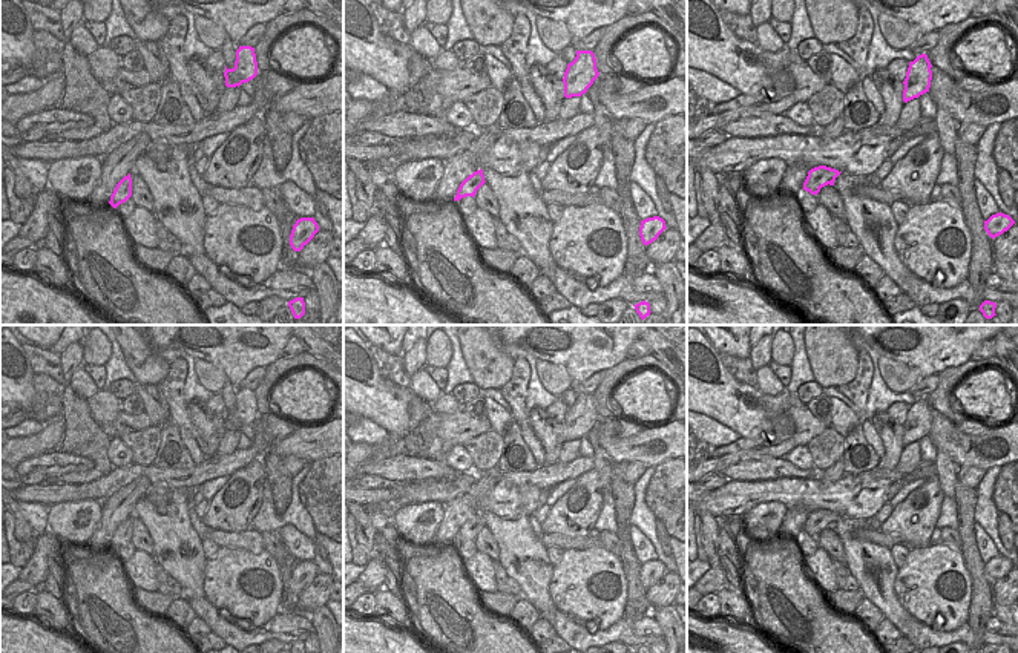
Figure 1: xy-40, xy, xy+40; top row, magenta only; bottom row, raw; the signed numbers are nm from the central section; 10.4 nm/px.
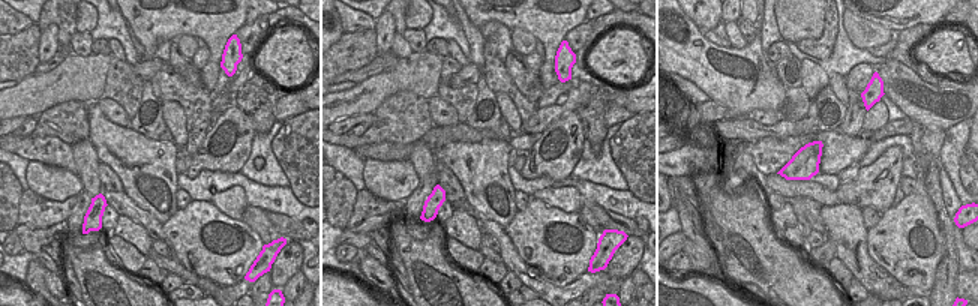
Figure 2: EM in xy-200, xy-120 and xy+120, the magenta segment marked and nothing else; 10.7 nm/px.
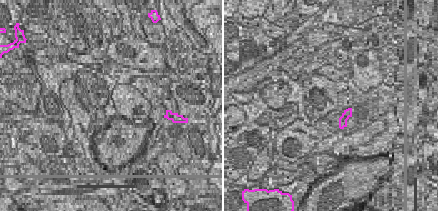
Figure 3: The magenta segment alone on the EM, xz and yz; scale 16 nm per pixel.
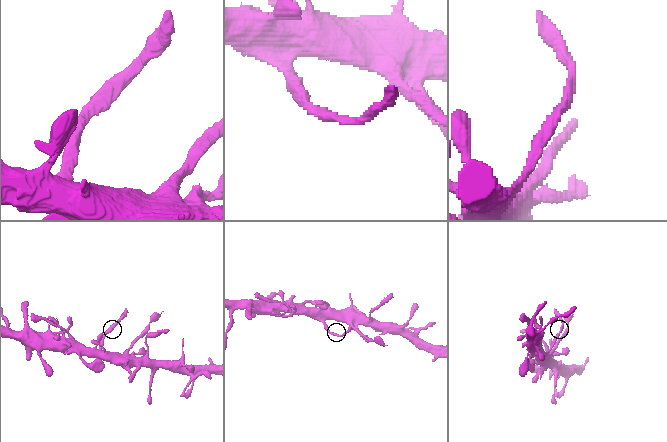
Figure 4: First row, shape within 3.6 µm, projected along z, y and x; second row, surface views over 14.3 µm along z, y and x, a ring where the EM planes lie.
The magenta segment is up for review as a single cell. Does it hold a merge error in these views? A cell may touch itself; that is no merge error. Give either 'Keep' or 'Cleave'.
Cleave

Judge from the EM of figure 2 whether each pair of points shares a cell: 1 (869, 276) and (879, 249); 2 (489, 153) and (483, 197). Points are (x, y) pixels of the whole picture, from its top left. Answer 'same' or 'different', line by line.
1: different
2: same

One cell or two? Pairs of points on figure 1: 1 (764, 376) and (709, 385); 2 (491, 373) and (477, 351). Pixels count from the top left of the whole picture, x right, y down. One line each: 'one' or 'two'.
1: two
2: one

